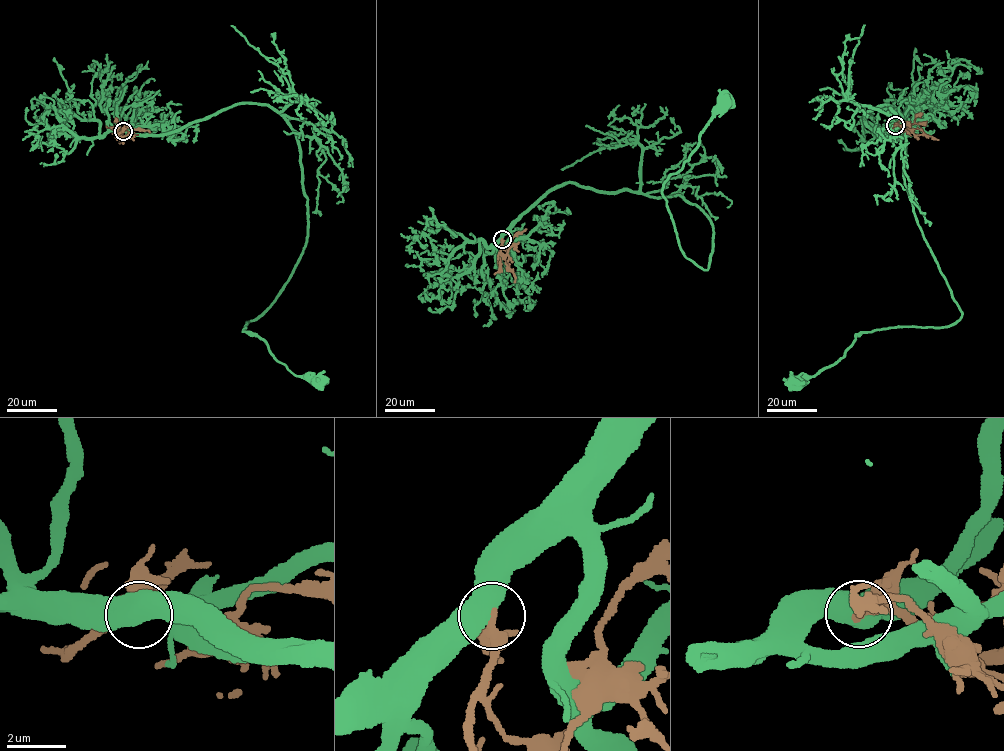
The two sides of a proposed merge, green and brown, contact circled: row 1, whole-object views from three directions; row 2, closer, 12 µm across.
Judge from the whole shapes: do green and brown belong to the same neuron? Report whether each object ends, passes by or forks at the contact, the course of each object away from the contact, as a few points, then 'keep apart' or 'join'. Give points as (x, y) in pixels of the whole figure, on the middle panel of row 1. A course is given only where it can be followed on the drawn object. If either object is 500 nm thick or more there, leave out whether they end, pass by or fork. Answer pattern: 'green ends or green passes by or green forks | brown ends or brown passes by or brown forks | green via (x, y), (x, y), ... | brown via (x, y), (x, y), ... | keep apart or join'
green via (502, 239), (570, 182), (678, 195), (713, 228), (707, 269), (684, 254), (662, 188), (723, 101) | brown via (502, 239), (500, 251), (505, 254), (511, 239), (526, 229) | keep apart

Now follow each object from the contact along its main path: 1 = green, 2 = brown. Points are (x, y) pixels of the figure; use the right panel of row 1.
1: (895, 125), (874, 130), (865, 113), (889, 105), (902, 125), (904, 185), (960, 318), (859, 332), (794, 383)
2: (895, 125), (910, 131), (898, 124), (893, 128)

